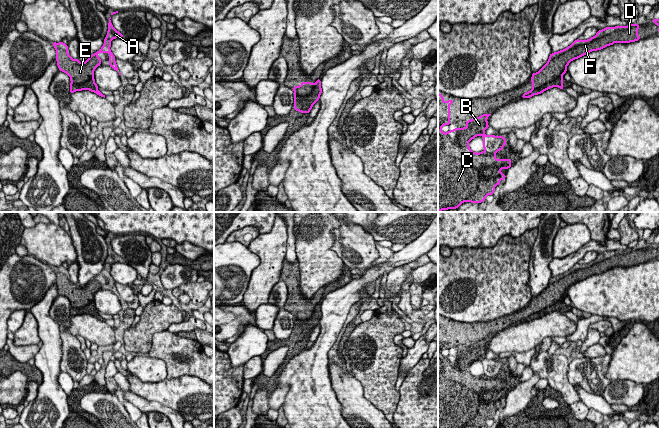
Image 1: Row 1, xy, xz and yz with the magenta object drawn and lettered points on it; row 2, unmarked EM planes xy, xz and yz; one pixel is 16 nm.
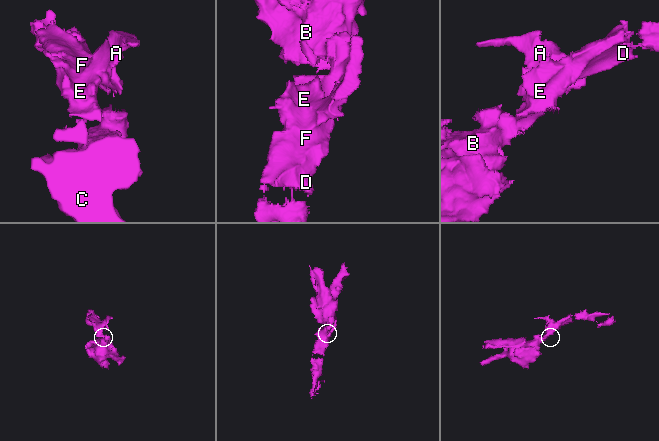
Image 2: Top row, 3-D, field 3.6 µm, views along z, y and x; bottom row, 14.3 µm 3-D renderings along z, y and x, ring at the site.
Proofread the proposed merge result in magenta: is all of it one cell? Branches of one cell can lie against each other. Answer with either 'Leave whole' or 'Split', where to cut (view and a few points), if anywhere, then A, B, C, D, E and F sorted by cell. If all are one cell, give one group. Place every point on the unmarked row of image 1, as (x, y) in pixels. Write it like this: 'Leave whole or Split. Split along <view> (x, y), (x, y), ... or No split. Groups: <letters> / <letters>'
Leave whole. No split. Groups: A B C D E F

